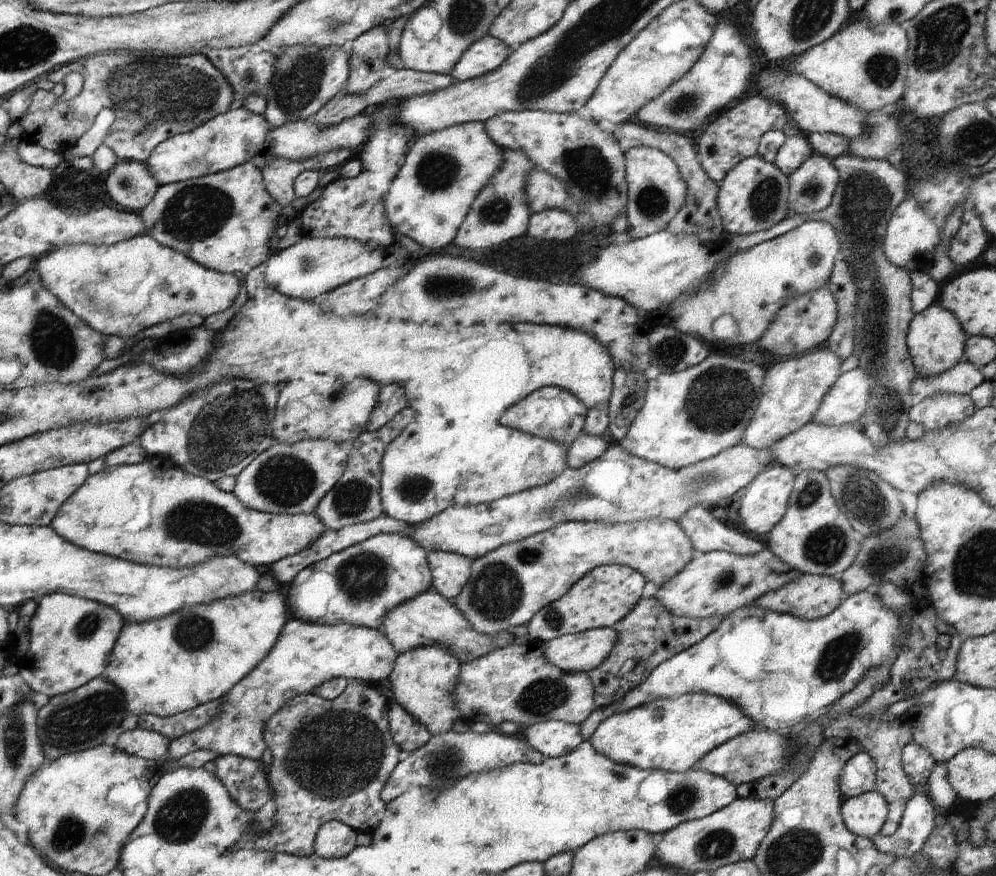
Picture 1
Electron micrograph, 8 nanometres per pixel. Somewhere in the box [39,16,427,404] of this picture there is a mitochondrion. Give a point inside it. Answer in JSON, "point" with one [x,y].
{"point":[133,90]}

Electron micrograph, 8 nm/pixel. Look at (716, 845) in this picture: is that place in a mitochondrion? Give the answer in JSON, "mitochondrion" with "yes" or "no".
{"mitochondrion":"yes"}

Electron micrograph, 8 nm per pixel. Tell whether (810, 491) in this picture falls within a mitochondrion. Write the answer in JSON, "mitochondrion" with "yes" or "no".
{"mitochondrion":"yes"}

